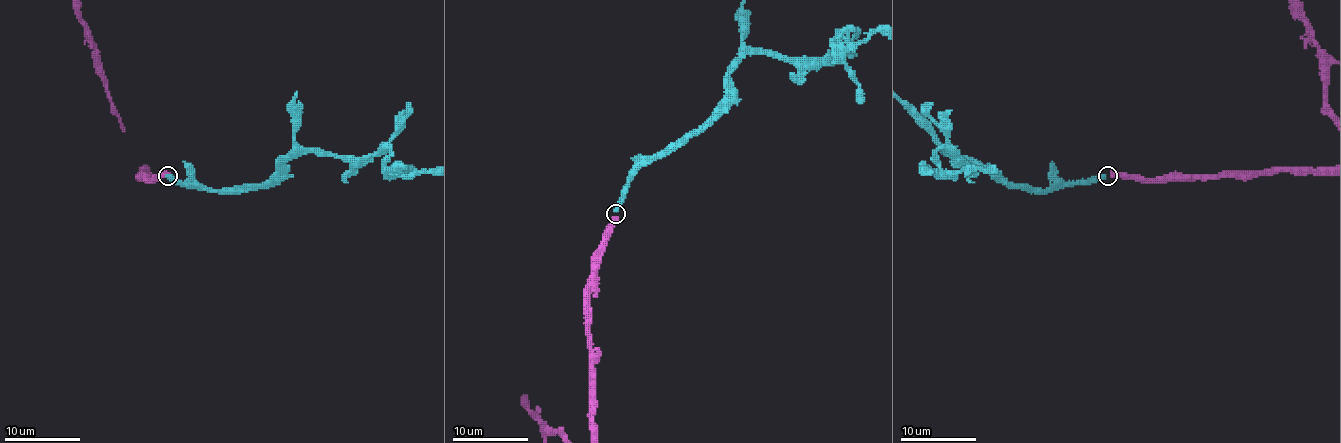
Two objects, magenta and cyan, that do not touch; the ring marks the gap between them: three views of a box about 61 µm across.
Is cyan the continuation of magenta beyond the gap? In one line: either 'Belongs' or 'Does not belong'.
Belongs

